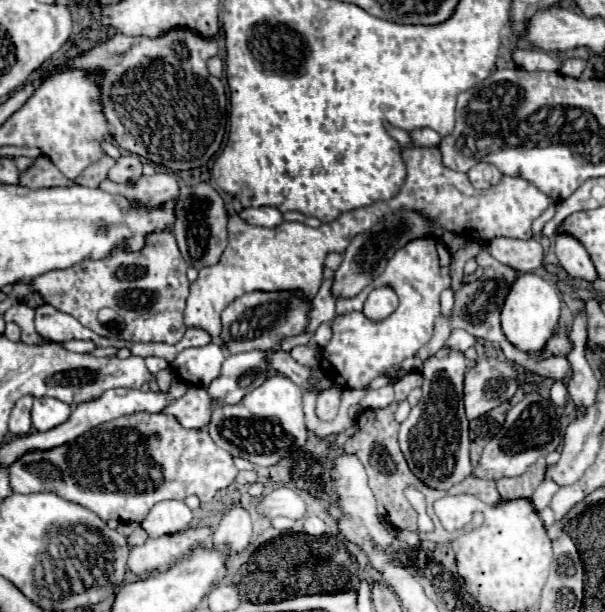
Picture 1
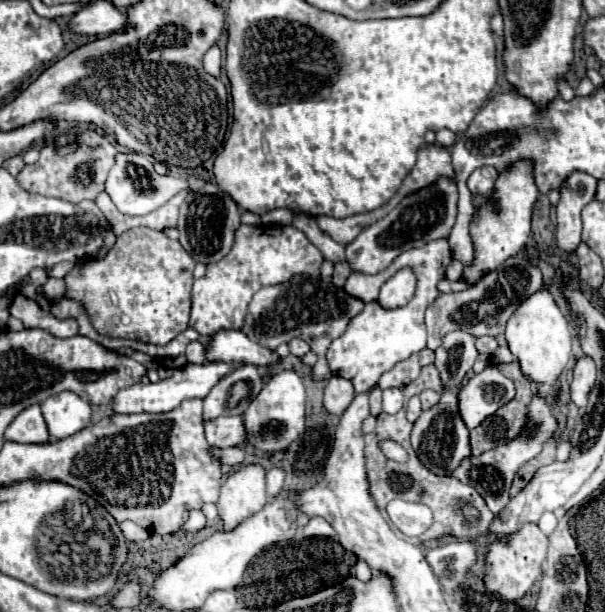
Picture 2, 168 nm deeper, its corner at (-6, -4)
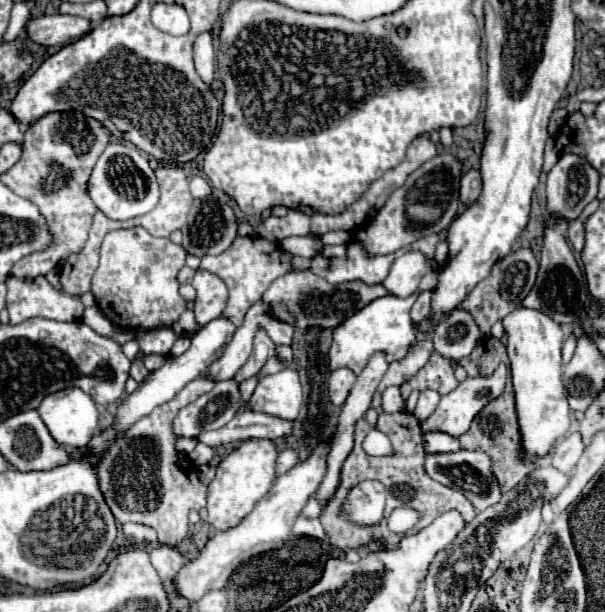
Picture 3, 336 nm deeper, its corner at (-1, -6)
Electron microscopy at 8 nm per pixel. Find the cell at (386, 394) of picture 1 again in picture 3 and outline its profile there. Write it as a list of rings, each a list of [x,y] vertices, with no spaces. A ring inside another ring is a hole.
[[[387,387],[385,393],[383,393],[383,411],[385,413],[407,413],[407,407],[405,407],[405,399],[401,397],[401,391],[399,387]]]

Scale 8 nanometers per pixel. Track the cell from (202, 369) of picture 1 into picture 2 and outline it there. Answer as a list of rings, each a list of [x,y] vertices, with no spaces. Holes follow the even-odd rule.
[[[194,341],[194,343],[190,343],[190,345],[186,347],[186,357],[188,357],[188,363],[196,363],[196,365],[206,365],[206,363],[210,363],[210,361],[206,359],[204,347],[202,347],[198,341]]]

